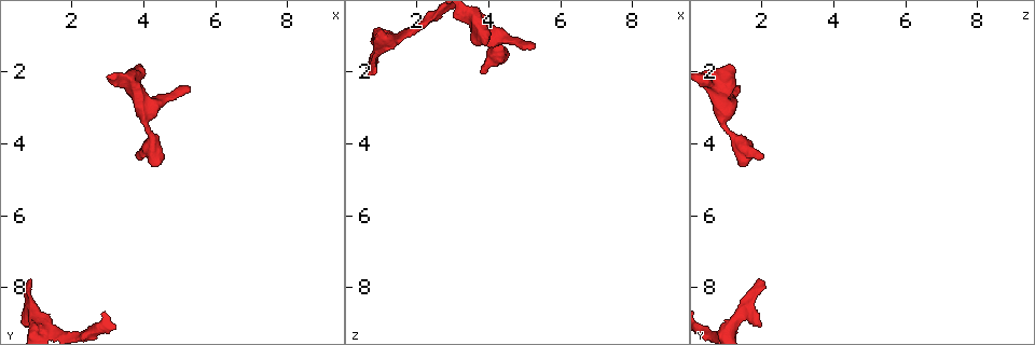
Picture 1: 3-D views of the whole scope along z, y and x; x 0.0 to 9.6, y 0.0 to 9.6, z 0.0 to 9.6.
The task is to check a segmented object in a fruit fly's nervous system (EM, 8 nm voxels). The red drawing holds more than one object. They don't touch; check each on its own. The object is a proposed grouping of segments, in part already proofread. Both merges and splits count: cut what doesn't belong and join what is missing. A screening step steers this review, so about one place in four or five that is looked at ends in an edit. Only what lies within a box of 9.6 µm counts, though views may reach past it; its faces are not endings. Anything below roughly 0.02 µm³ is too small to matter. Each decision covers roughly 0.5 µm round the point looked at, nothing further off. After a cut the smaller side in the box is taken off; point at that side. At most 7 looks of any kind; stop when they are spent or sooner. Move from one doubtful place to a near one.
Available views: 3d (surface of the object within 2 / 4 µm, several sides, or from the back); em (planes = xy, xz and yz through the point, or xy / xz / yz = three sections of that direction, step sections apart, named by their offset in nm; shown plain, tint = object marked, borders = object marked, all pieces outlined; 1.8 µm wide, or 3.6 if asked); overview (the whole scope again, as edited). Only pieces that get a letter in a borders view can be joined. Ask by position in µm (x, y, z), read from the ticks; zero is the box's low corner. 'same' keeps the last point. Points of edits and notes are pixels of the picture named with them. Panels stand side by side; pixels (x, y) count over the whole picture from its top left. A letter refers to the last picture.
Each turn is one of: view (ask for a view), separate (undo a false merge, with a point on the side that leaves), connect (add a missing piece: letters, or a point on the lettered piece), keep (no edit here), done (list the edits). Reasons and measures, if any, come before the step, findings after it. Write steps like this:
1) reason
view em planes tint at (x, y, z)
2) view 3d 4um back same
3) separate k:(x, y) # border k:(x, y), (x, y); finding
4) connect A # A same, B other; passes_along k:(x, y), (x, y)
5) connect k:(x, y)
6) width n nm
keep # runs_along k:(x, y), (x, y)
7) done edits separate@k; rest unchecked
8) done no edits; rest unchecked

an open end
view 3d 4um back at (3.80, 4.45, 2.00)

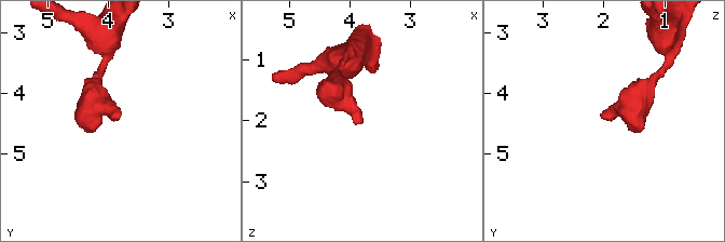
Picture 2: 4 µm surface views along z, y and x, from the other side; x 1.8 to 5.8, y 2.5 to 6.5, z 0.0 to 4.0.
view em 3.6um yz step 16 borders at (3.80, 4.40, 2.05)

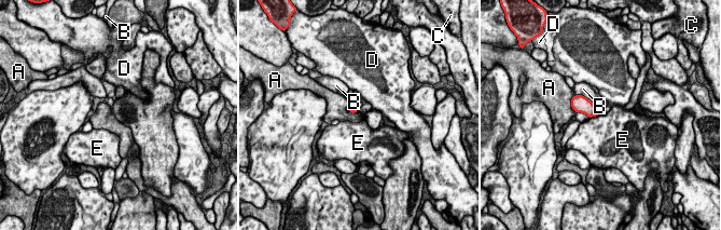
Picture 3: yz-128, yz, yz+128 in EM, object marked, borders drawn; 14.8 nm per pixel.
width 120 nm
keep # A other, B other, C other, D other, E other; no lettered piece goes on from it

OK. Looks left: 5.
branch point
view em planes borders at (3.75, 2.40, 0.60)

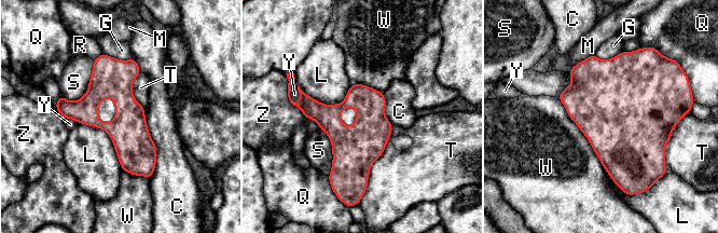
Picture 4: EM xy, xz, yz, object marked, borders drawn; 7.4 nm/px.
longest_contact W 650 nm
keep # C other, G other, L other, M other, Q other, R other, S other, T other, W other, Y other, Z other; border 4:(297, 82), (326, 104), (351, 84); continuous, no second neuron

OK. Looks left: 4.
an open end
view em xz step 8 plain at (5.25, 2.45, 1.35)

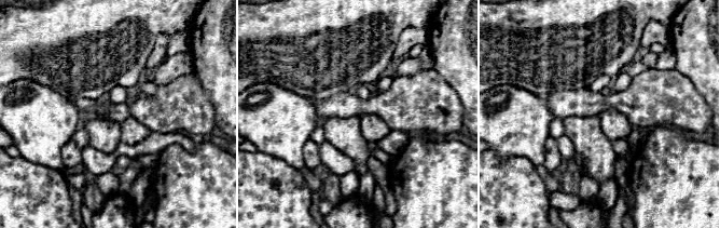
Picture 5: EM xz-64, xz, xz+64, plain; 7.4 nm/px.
where the object lies
view em xz step 8 tint same

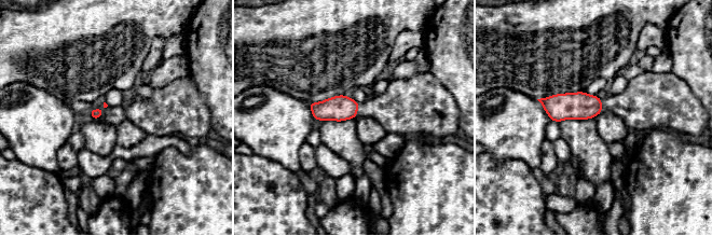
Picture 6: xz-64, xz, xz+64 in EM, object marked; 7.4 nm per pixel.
see the neighbours
view em xz step 8 borders same

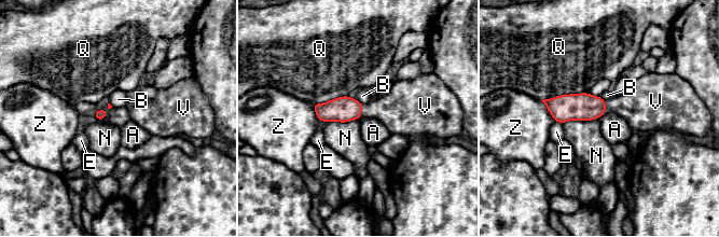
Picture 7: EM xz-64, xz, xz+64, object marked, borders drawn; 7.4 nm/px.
connect V # A other, B other, E other, N other, Q other, V same, Z other; it goes on there

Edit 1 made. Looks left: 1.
done edits connect@7; rest unchecked

